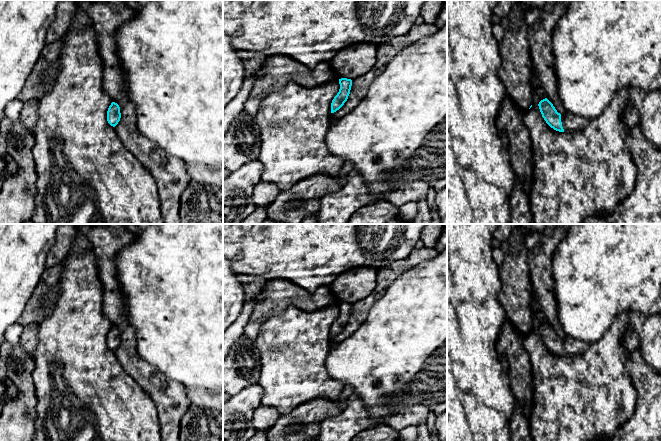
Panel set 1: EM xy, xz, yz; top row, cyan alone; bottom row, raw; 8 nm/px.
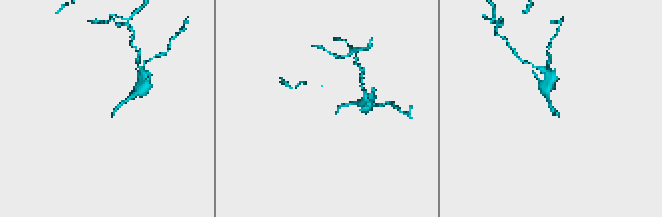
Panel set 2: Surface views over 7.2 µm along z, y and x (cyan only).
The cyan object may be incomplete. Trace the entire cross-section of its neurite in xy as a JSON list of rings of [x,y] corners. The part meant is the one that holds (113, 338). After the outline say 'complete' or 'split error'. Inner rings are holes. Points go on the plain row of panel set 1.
[[[112,326],[107,335],[107,345],[108,347],[115,351],[120,345],[121,337],[120,331],[117,327]]]; complete

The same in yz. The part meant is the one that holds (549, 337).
[[[547,322],[541,324],[538,330],[546,347],[556,355],[582,355],[589,348],[589,343],[576,340],[569,336],[561,339]]]; split error

